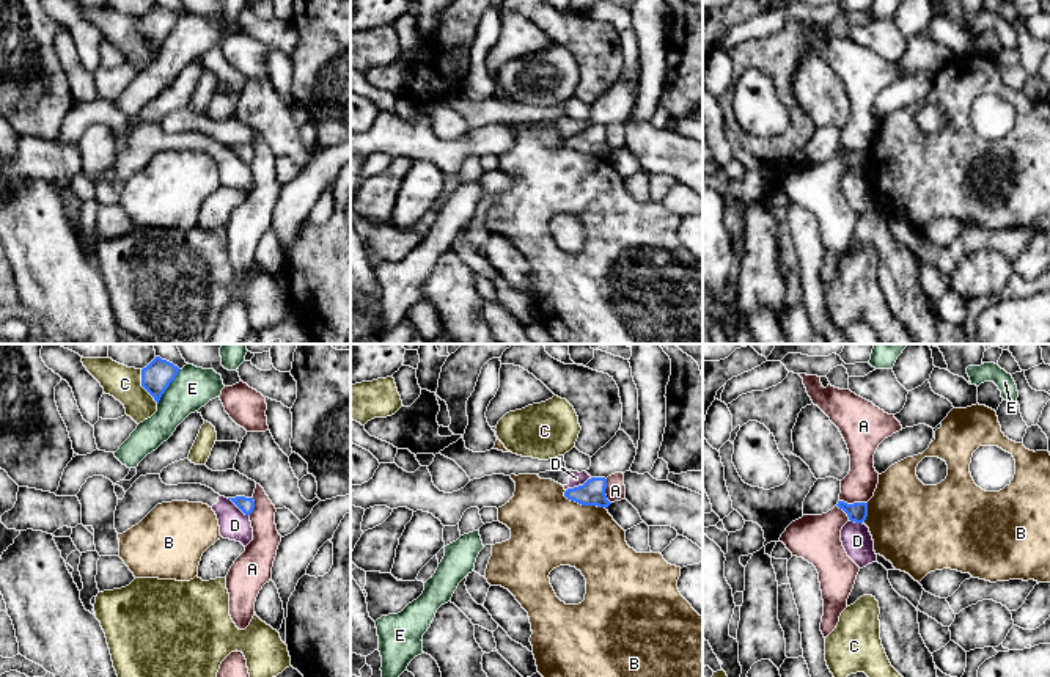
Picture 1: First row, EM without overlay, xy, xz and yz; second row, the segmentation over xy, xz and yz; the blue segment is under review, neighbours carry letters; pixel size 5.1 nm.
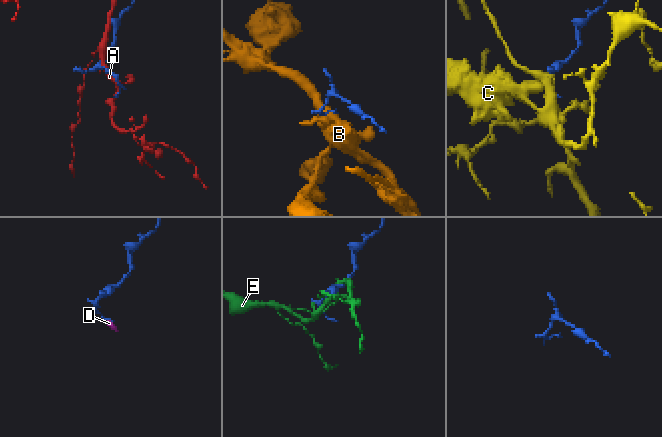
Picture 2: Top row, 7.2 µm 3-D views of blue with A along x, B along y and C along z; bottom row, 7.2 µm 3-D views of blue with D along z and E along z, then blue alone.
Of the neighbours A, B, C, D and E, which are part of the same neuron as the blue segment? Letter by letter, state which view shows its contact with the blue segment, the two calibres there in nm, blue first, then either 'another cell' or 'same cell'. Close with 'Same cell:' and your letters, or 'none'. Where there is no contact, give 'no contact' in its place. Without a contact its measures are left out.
A: meets blue in yz; 100 nm thick on the blue side, 170 nm on the other; another cell
B: meets blue in xz; 130 nm thick on the blue side, 380 nm on the other; another cell
C: meets blue in xy; 160 nm thick on the blue side, 180 nm on the other; another cell
D: meets blue in xz; 130 nm thick on the blue side, 70 nm on the other; another cell
E: meets blue in xy; 160 nm thick on the blue side, 220 nm on the other; another cell
Same cell: none

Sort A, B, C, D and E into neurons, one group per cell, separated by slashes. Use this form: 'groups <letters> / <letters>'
groups A / B / C / D / E

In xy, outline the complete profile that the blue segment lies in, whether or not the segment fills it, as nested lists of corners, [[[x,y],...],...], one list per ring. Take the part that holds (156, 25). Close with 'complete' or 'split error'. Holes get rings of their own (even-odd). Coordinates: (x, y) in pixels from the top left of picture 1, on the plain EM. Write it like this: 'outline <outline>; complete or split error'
outline [[[156,5],[146,16],[141,17],[141,35],[159,52],[162,42],[178,24],[179,16],[173,11]]]; complete

